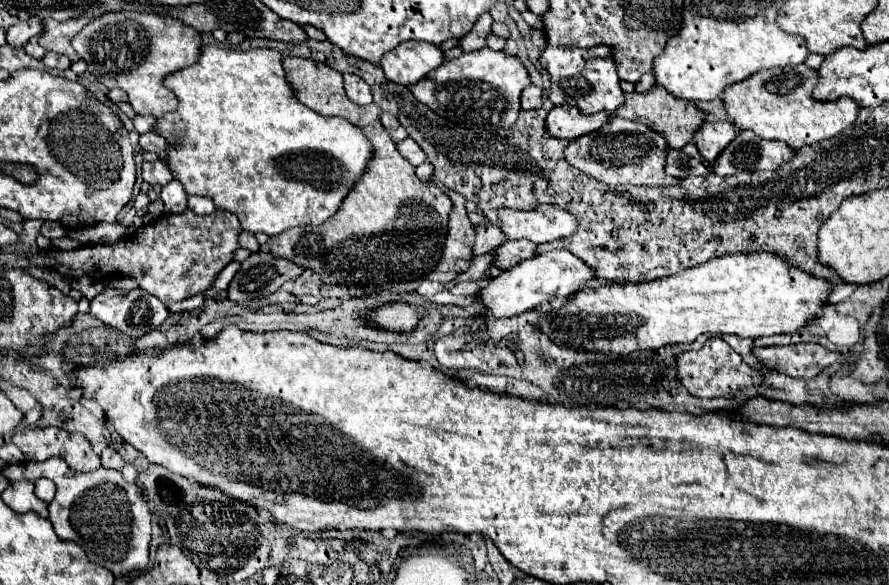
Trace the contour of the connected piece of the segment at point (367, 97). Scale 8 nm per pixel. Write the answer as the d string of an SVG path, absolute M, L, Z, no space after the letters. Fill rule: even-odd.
M346 73L346 75L344 75L344 89L346 89L348 97L350 97L352 101L356 101L358 105L372 103L372 93L370 93L370 87L366 85L366 81L364 81L362 77Z

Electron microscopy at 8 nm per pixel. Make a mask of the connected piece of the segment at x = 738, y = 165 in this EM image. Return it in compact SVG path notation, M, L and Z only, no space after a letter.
M742 131L718 157L714 173L728 177L742 171L774 171L796 157L796 151L780 141L764 141L752 131Z

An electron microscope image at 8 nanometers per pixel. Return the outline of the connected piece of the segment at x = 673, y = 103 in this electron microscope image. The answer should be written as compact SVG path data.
M654 85L646 93L638 93L638 91L626 93L626 101L618 109L618 117L626 117L626 119L632 119L632 121L642 121L648 127L652 127L654 131L660 131L662 135L666 135L670 147L688 145L692 141L692 137L696 135L696 131L706 121L706 113L702 109L698 109L690 101L684 101L684 99L678 99L678 97L670 95L662 85Z

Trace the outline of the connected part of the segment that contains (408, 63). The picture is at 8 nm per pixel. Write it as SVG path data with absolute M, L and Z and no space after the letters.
M406 41L398 45L398 49L386 53L380 65L390 81L402 85L416 85L430 71L440 67L442 61L444 53L438 45L426 41Z

